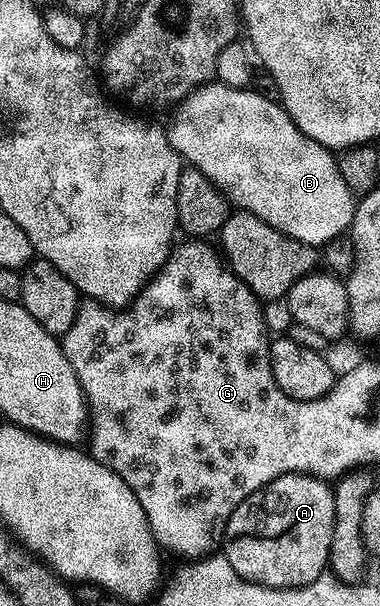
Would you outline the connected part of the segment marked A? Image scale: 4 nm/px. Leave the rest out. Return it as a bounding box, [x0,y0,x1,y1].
[222,472,333,588]

